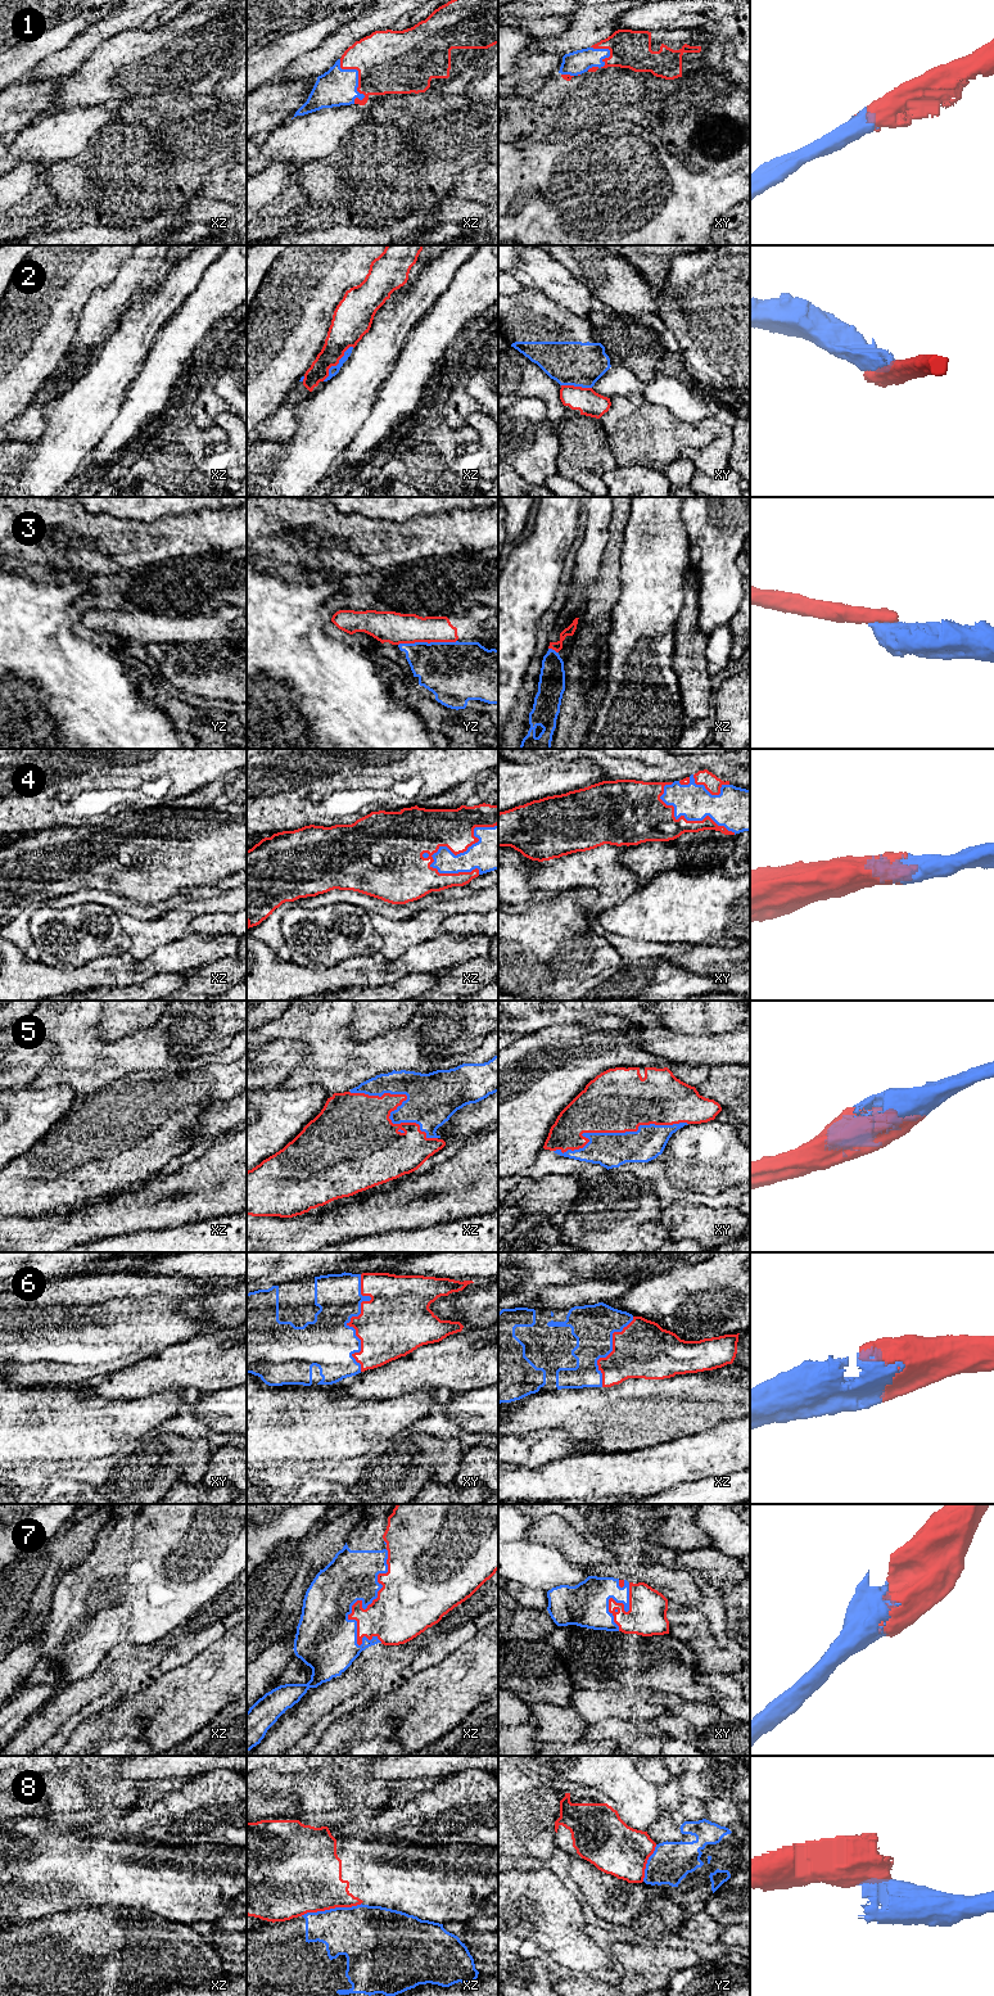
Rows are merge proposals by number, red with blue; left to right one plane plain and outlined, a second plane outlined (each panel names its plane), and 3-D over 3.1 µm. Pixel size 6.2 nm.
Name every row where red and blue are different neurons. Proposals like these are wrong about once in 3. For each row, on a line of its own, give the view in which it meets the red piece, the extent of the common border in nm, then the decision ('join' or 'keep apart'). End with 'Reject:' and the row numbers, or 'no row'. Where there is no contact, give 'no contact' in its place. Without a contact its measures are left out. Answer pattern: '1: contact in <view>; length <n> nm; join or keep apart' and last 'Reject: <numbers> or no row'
1: contact in xz; length 300 nm; join
2: contact in xz; length 300 nm; keep apart
3: contact in yz; length 360 nm; keep apart
4: contact in xz; length 500 nm; join
5: contact in xy; length 850 nm; join
6: contact in xy; length 600 nm; join
7: contact in xz; length 650 nm; join
8: contact in xz; length 400 nm; keep apart
Reject: 2, 3, 8

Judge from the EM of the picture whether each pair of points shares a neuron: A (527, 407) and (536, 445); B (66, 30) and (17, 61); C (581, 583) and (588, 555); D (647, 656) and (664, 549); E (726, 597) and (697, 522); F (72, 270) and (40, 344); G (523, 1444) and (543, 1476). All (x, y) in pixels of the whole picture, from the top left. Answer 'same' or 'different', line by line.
A: same
B: same
C: same
D: same
E: same
F: same
G: different

